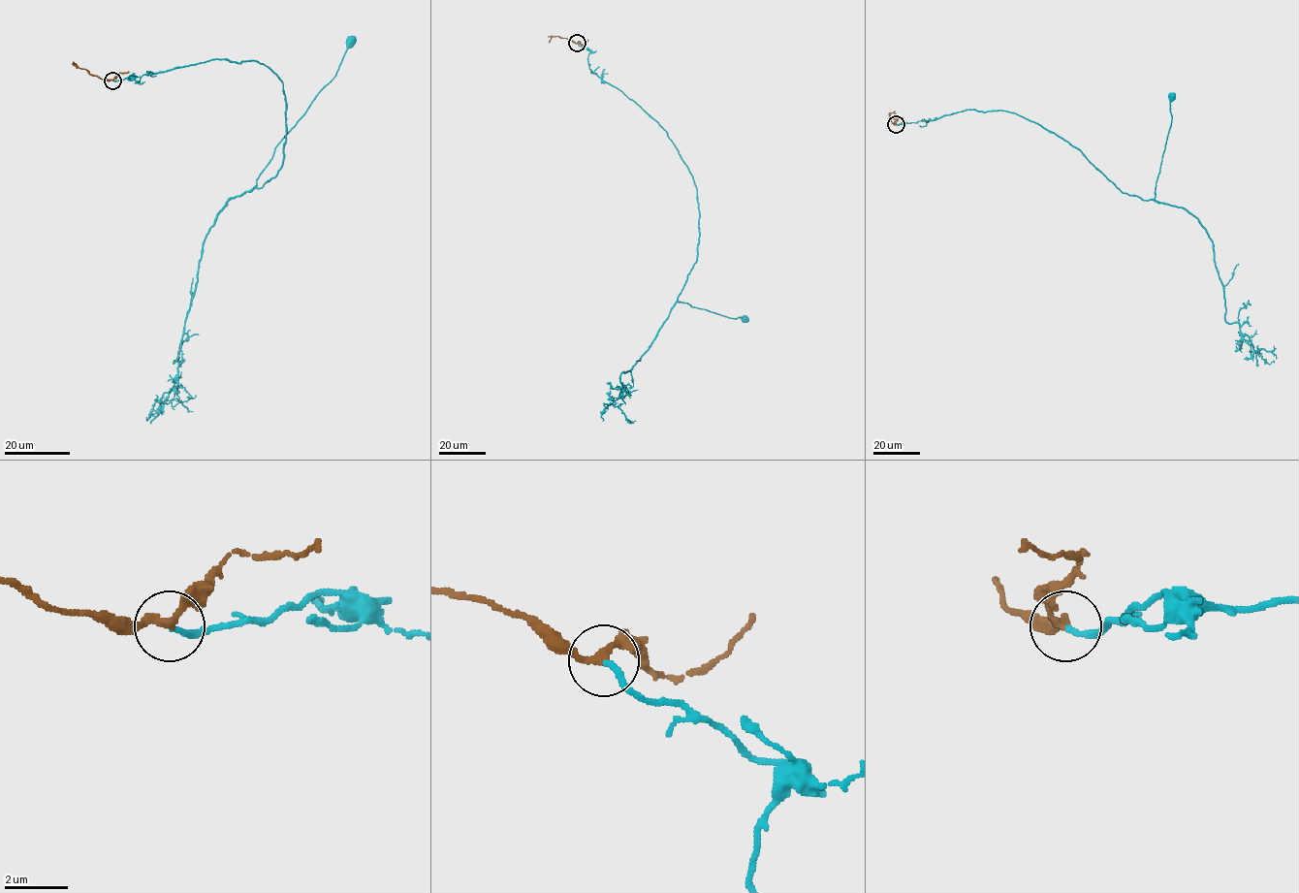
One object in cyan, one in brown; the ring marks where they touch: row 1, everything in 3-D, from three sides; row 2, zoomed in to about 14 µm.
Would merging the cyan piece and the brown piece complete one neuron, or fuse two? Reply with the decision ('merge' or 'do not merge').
merge

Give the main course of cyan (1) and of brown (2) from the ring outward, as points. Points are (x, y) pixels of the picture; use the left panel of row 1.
1: (112, 79), (213, 59), (264, 64), (283, 83), (286, 141), (283, 165), (258, 188), (351, 41)
2: (112, 79), (92, 76), (75, 63), (74, 65)

